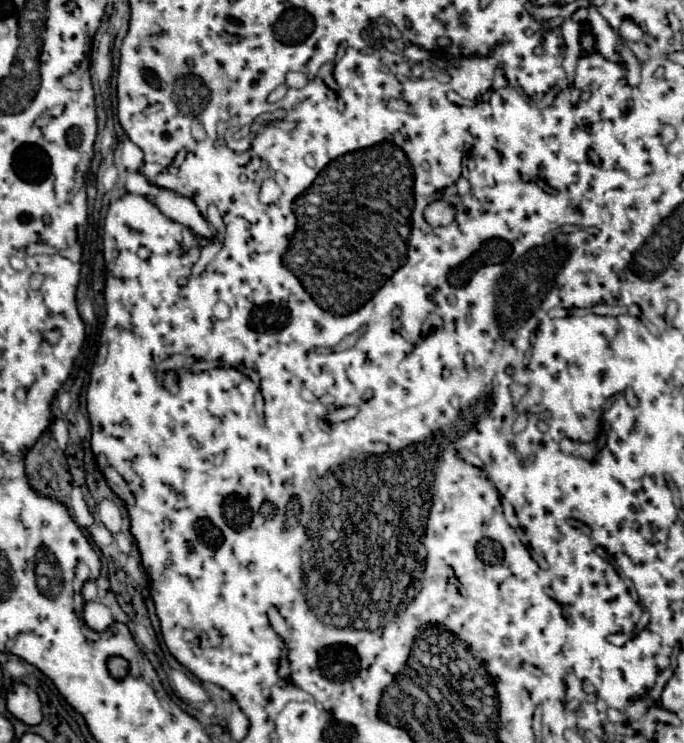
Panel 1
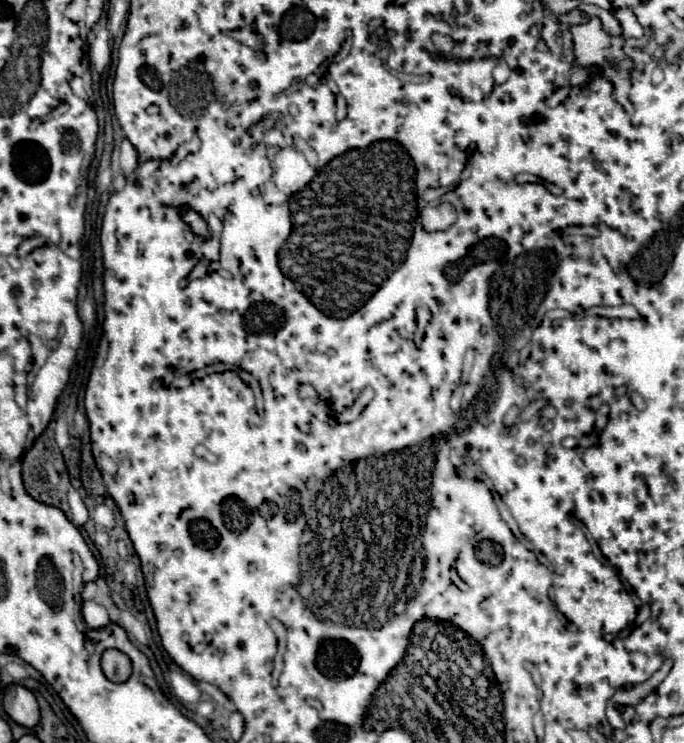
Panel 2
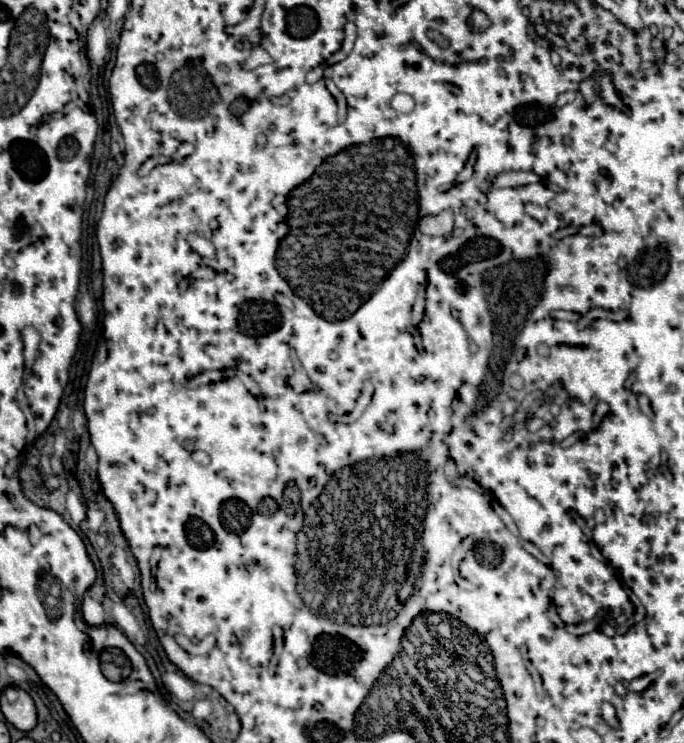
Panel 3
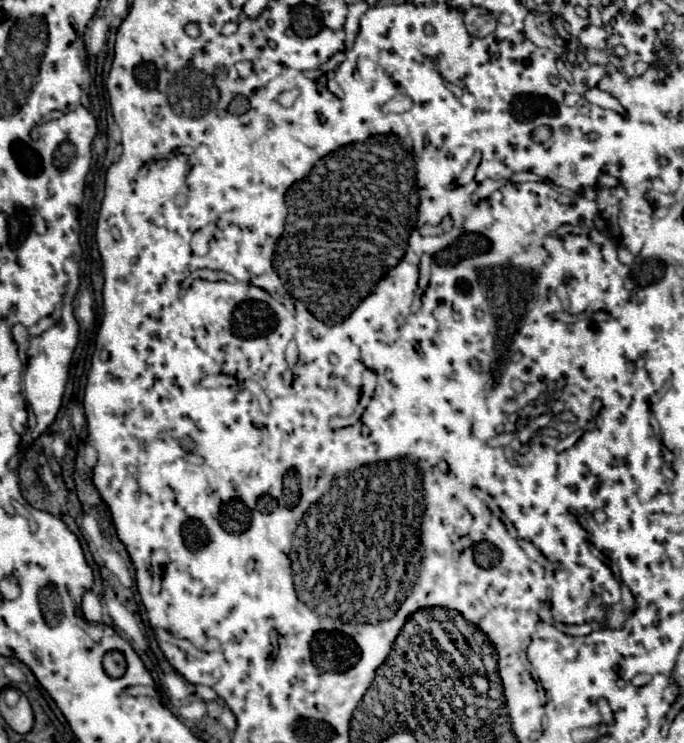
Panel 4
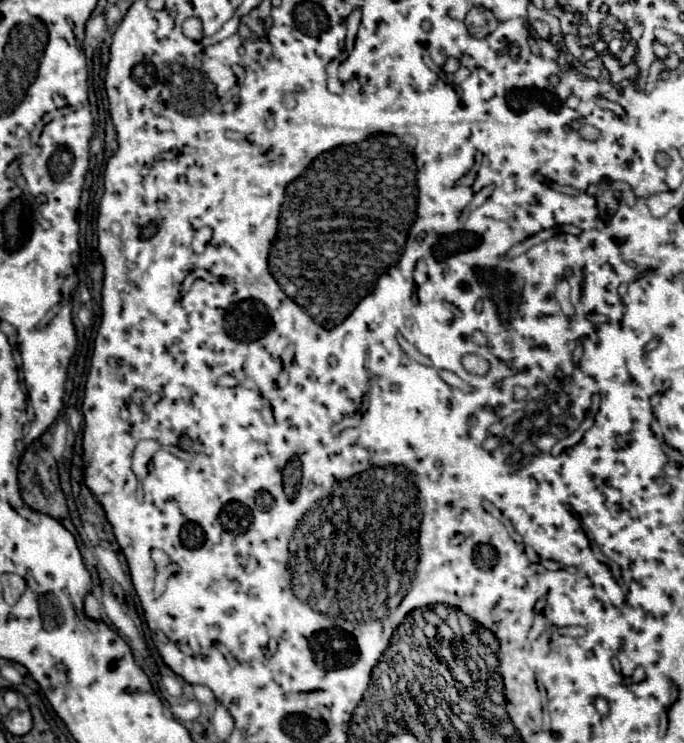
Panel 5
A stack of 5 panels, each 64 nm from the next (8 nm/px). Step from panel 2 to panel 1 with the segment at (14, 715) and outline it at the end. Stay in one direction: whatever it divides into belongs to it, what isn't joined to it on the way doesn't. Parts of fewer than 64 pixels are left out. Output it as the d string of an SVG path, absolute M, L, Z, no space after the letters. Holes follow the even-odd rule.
M14 684L8 692L8 710L22 720L24 724L40 724L42 720L42 702L34 690L26 684Z

